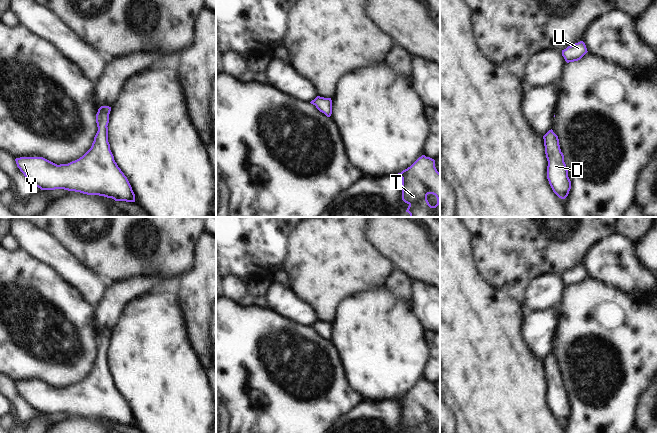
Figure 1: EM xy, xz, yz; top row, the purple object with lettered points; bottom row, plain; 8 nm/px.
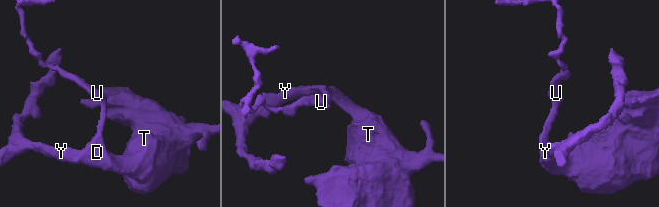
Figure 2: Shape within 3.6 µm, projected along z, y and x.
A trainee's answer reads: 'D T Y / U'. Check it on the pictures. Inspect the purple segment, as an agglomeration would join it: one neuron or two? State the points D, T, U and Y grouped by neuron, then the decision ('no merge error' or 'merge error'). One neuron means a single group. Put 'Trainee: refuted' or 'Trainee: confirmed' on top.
Trainee: refuted
D T U Y | no merge error

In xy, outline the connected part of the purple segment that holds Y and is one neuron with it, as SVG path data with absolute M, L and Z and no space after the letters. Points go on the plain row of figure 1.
M101 330L96 338L98 355L94 361L91 372L79 383L68 388L57 389L43 381L16 382L17 391L29 404L31 411L41 414L64 413L80 416L87 419L99 419L112 422L115 425L135 426L132 411L118 391L110 374L108 366L108 347L111 331Z

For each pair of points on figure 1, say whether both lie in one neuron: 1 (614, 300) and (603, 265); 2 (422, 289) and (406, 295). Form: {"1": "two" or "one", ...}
{"1": "two", "2": "two"}

